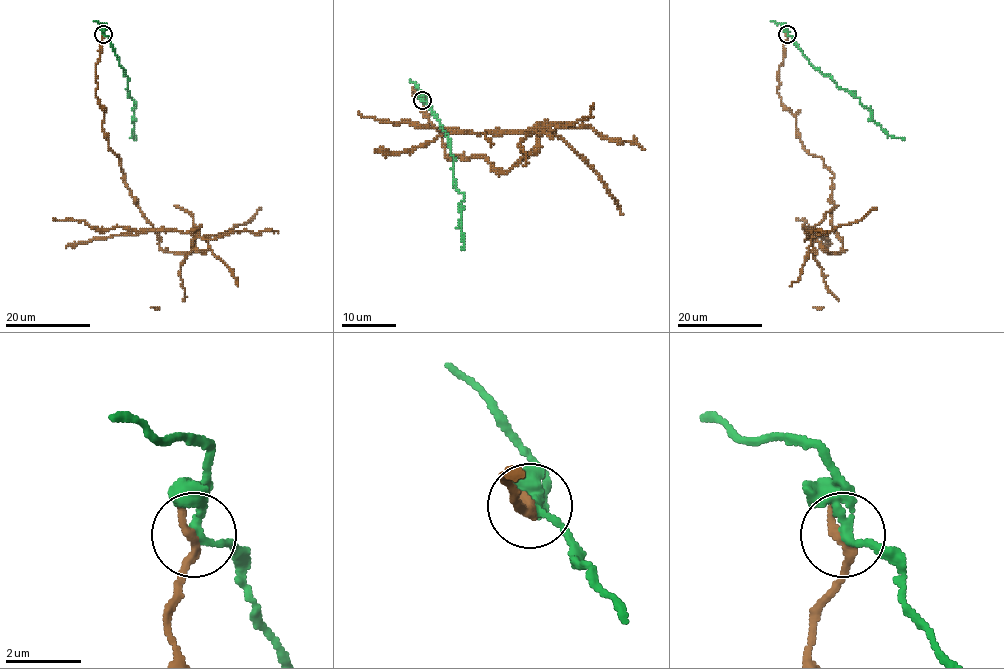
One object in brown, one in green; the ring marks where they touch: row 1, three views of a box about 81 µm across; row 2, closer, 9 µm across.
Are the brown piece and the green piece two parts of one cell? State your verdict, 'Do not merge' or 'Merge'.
Do not merge

